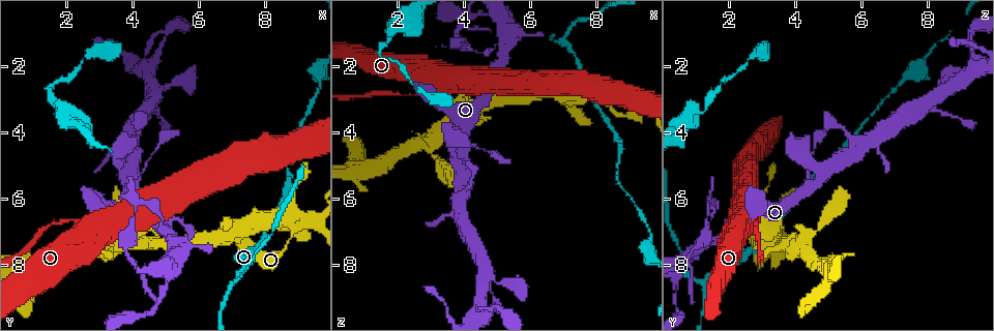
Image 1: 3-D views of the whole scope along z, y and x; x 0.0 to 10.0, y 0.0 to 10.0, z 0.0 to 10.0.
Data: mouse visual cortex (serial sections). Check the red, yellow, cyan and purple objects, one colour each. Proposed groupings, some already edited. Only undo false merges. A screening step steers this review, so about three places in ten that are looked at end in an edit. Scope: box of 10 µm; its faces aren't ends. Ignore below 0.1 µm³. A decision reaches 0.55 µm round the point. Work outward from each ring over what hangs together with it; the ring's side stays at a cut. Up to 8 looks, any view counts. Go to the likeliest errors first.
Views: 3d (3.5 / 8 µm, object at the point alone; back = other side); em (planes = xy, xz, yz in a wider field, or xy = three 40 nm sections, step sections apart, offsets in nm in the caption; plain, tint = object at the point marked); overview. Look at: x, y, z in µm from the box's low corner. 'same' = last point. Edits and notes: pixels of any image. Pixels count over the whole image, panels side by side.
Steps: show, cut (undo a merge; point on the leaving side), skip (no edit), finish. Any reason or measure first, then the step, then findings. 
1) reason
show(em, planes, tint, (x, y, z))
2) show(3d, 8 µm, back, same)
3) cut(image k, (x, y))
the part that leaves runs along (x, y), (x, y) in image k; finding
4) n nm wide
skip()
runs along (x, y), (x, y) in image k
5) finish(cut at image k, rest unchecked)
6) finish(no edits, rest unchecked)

abrupt turn
show(3d, 3.5 µm, (7.15, 8.40, 1.40))

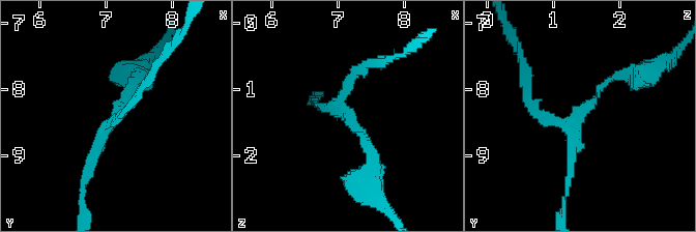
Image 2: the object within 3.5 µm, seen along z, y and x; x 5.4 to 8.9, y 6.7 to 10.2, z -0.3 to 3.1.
now the EM
show(em, xy, step 5, tint, (7.10, 8.40, 1.35))

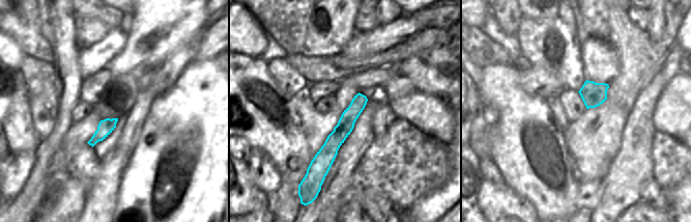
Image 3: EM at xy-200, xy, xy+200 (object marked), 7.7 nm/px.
130 nm wide
cut(image 2, (531, 104))
the part that leaves runs along (562, 120), (525, 98), (520, 57) in image 2; two cells meet here

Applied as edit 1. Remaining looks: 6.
see it whole again
show(overview)

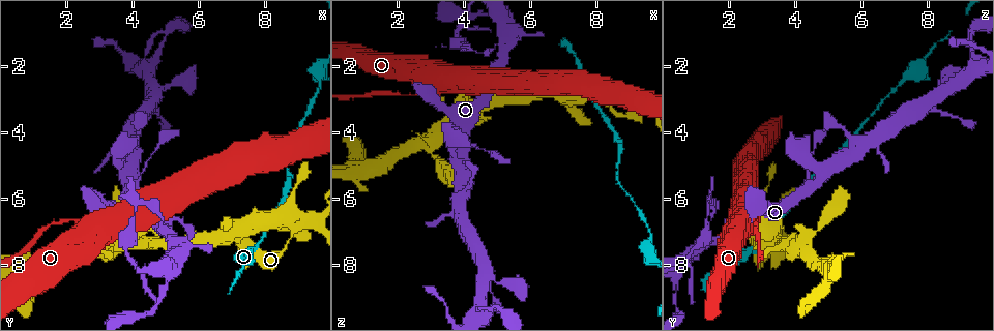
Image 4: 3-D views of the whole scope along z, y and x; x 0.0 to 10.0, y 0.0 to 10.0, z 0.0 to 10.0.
calibre changes
show(3d, 8 µm, back, (3.85, 7.70, 0.85))

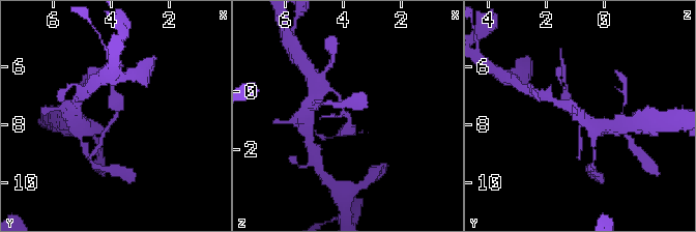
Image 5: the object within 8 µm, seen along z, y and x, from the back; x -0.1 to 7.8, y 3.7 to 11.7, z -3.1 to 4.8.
show(3d, 3.5 µm, same)

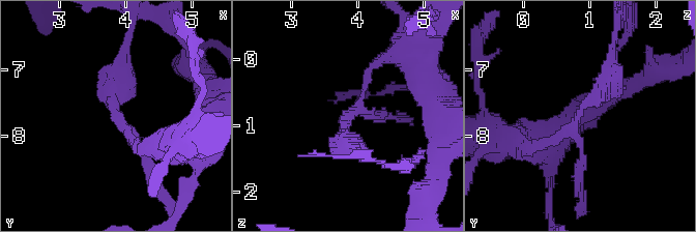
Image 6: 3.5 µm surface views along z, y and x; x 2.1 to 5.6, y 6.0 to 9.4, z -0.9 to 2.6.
cut(image 6, (118, 74))
a second cell is stuck on

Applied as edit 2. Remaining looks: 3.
sharp bend
show(3d, 3.5 µm, (3.25, 6.70, 2.75))

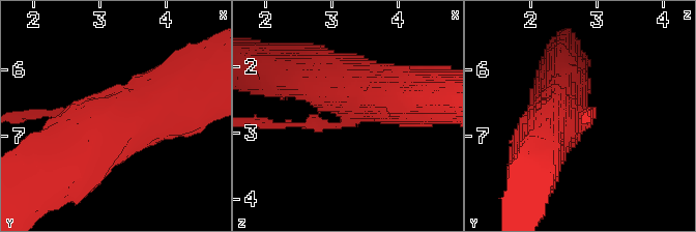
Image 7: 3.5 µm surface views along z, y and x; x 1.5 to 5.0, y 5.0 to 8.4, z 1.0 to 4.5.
need the tissue
show(em, xy, step 1, tint, same)

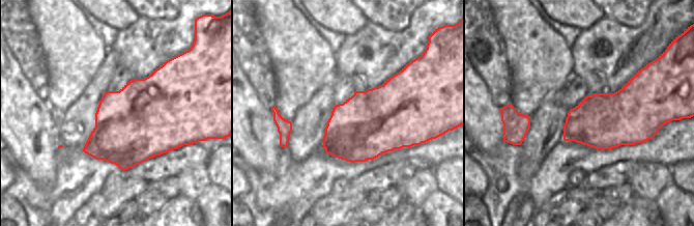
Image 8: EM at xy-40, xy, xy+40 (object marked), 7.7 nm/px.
cut(image 7, (53, 113))
the part that leaves runs along (335, 125), (261, 125) in image 7; two cells meet here

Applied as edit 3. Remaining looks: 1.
finish(cut at image 2, cut at image 6, cut at image 7, rest unchecked)

